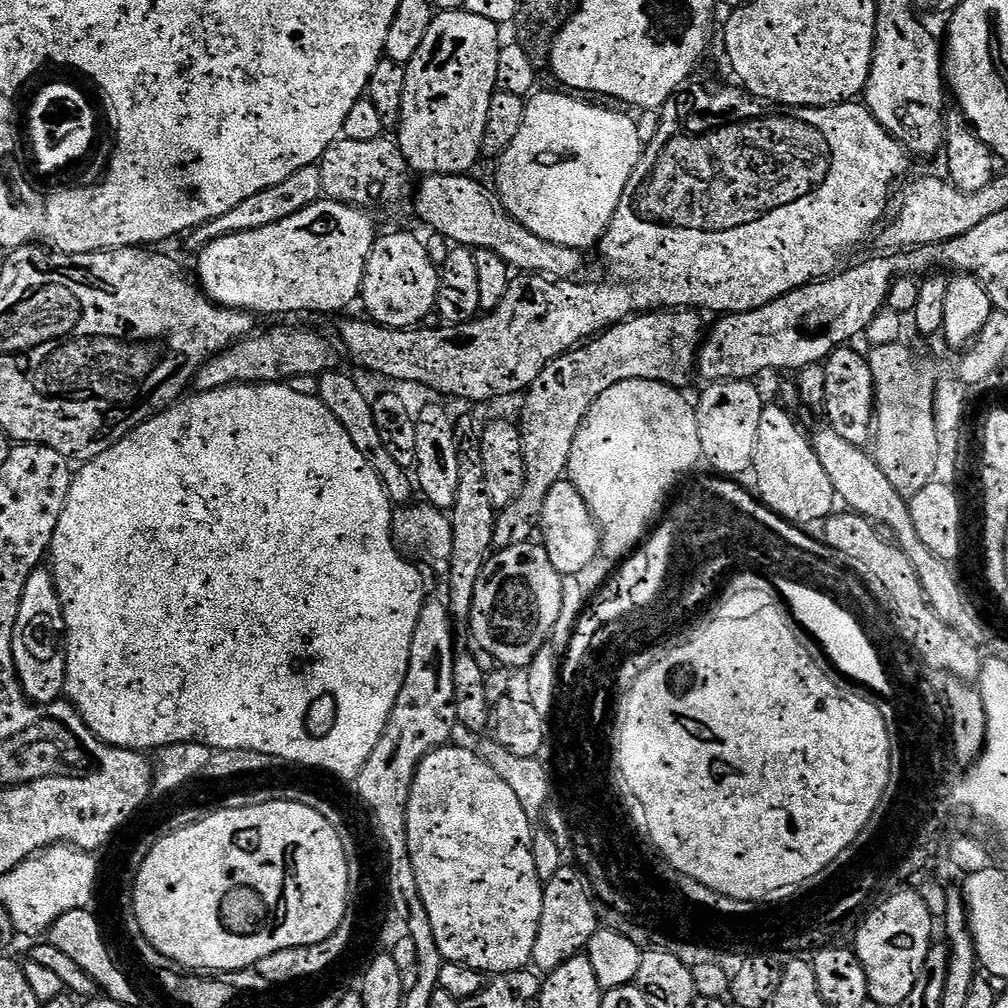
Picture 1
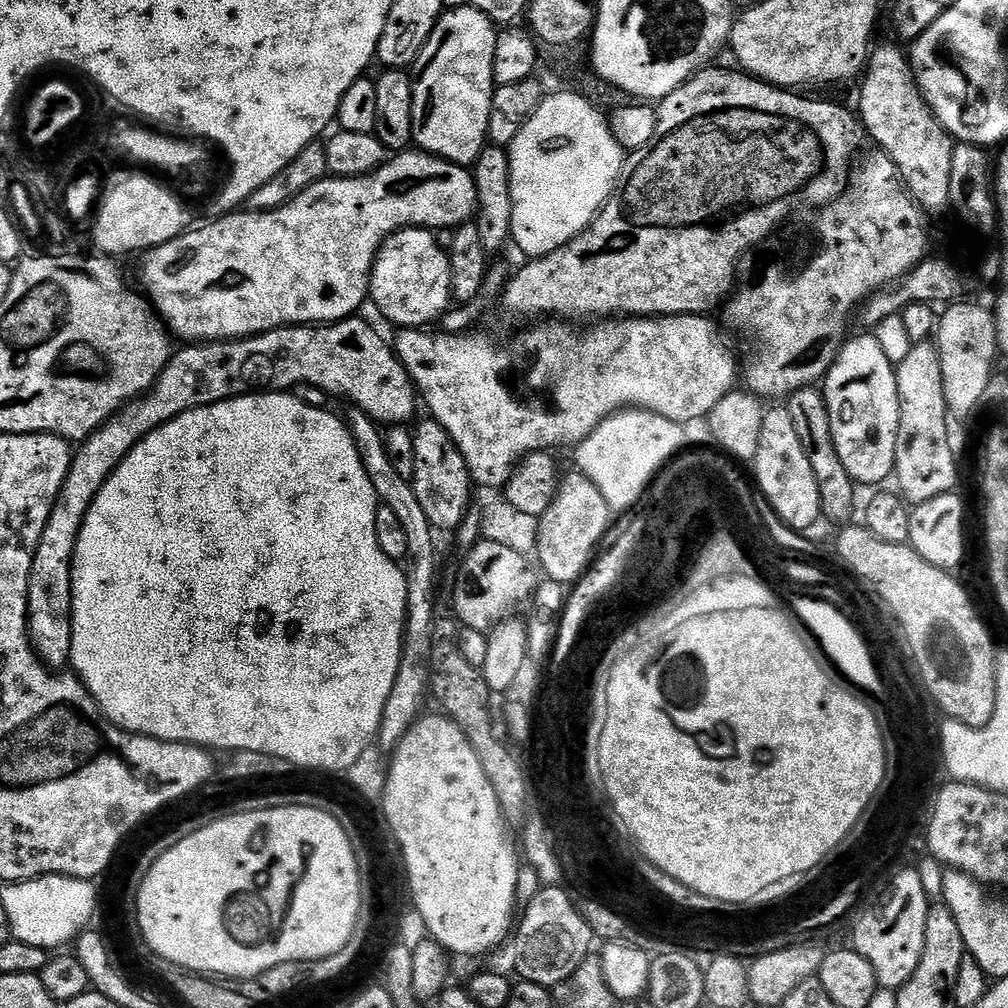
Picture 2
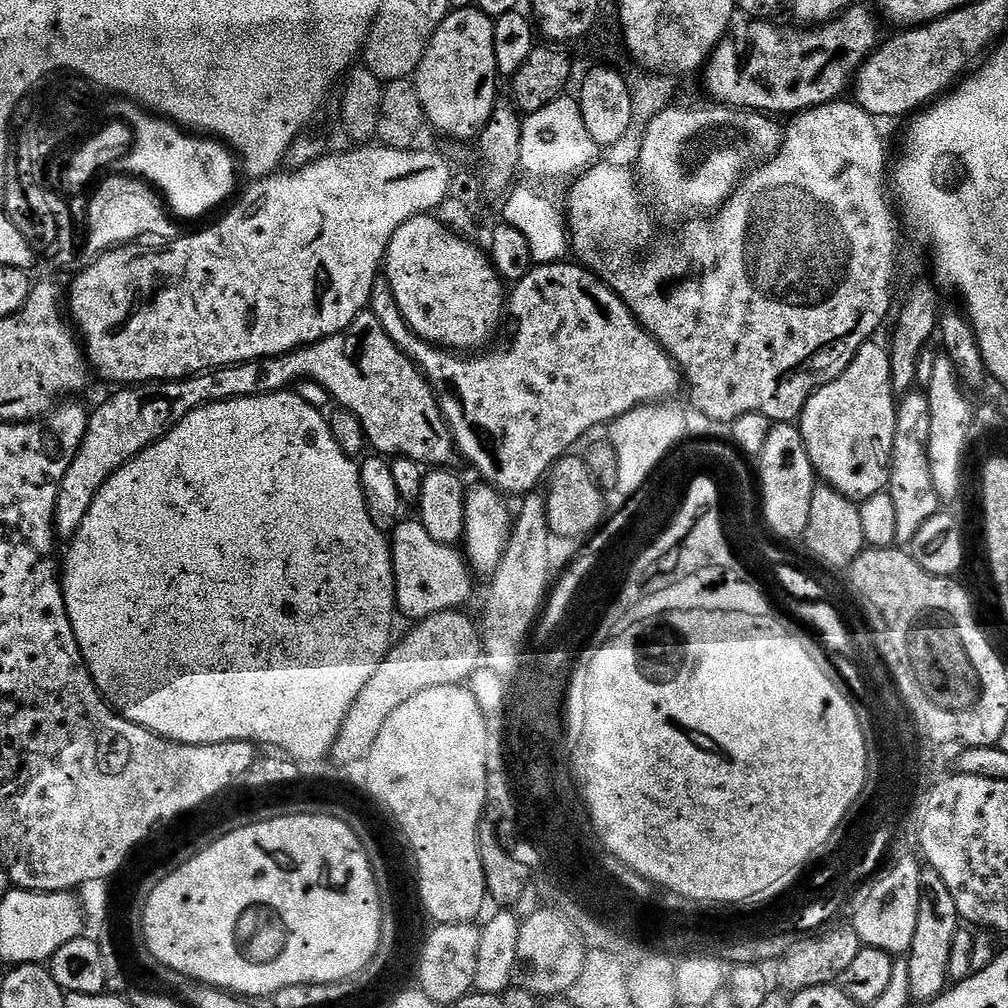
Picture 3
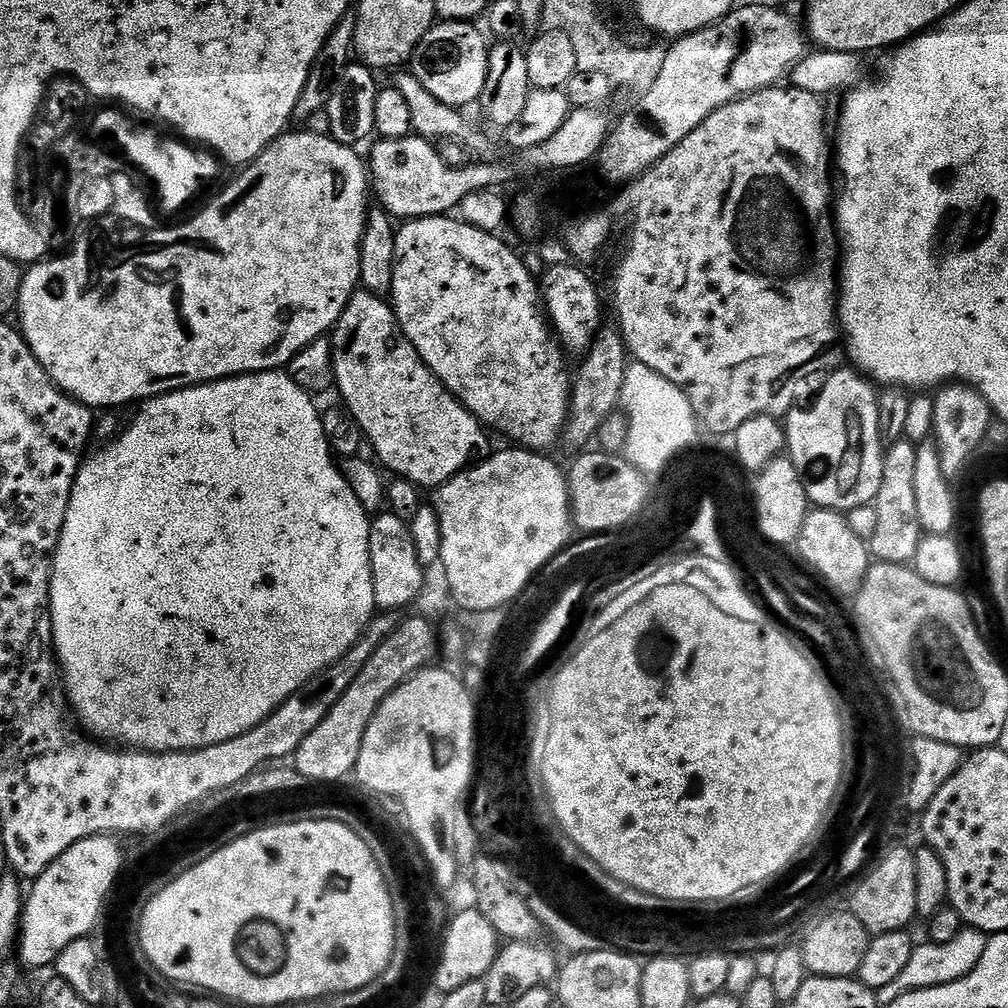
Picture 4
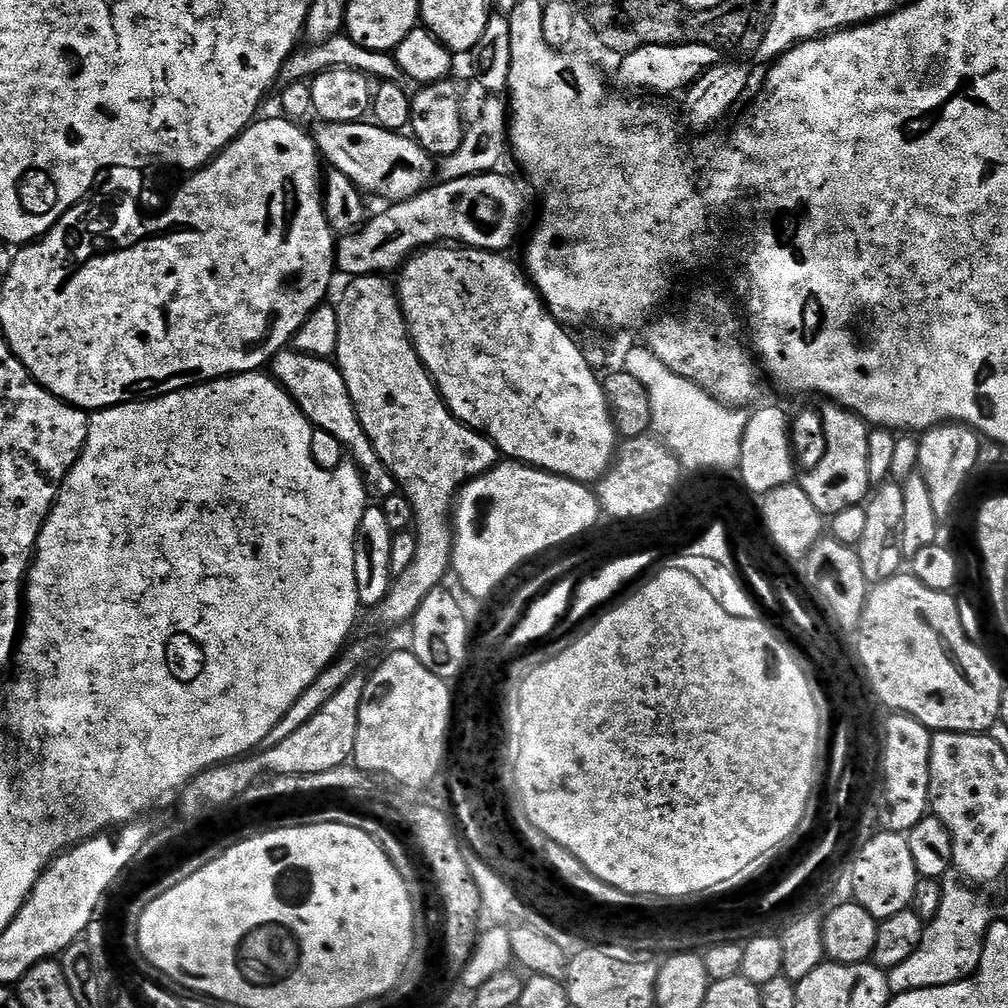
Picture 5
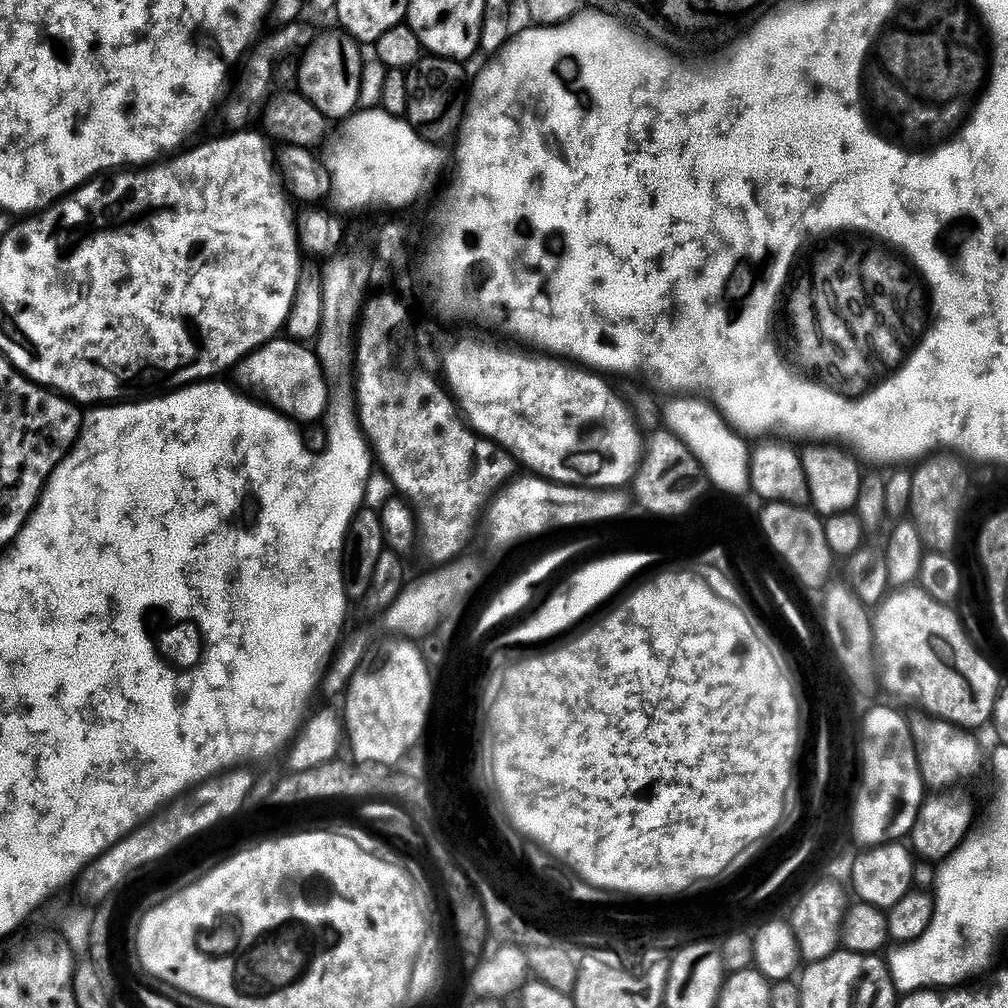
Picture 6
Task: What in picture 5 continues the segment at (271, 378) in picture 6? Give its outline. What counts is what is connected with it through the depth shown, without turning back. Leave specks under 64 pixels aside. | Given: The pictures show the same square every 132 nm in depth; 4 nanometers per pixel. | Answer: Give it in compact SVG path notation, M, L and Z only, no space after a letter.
M285 350L273 358L270 372L274 379L289 392L292 401L303 410L305 418L312 423L313 429L328 431L347 449L355 467L360 469L364 486L368 489L371 499L377 498L377 501L382 502L386 497L397 495L398 485L392 477L392 471L384 465L382 458L378 458L366 430L362 430L362 422L350 398L350 390L339 368L331 359L308 356L295 350Z

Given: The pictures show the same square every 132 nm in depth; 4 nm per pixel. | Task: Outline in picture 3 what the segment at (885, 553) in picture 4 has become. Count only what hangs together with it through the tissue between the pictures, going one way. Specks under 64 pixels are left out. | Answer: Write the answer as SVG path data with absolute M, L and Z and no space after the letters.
M911 390L899 397L896 406L896 429L892 447L892 467L888 474L886 496L892 499L892 528L896 531L895 543L911 545L913 538L930 518L941 511L942 503L931 478L927 458L927 438L930 436L930 402L920 390Z

